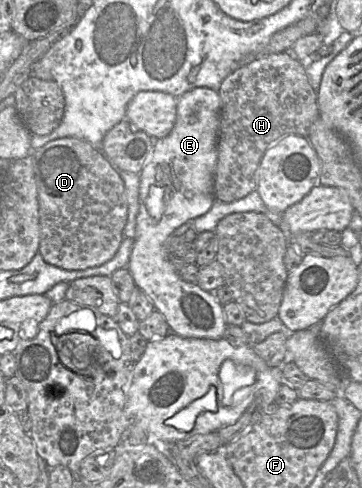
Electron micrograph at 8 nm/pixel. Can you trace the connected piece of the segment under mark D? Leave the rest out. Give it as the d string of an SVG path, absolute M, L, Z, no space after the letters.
M76 137L57 138L33 150L33 169L39 203L40 242L43 259L65 270L85 270L104 264L118 250L127 222L126 189L119 170L102 151Z

